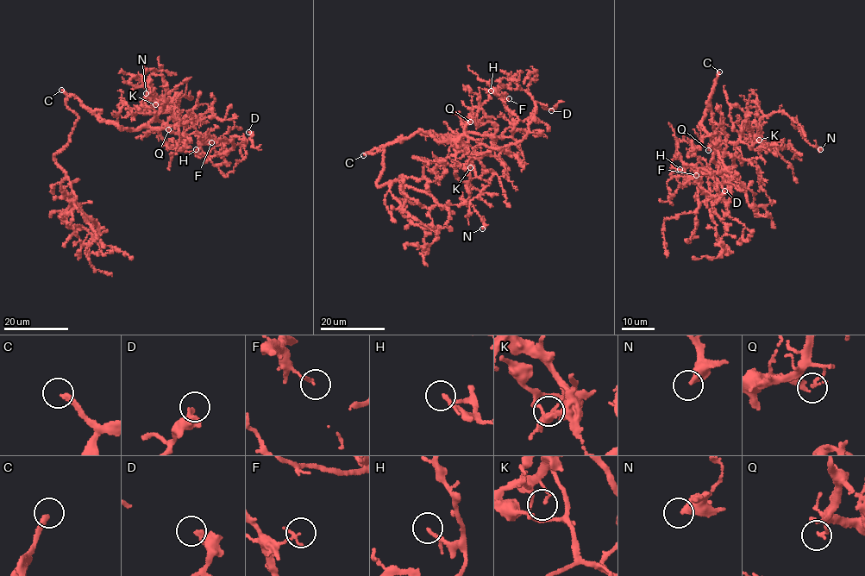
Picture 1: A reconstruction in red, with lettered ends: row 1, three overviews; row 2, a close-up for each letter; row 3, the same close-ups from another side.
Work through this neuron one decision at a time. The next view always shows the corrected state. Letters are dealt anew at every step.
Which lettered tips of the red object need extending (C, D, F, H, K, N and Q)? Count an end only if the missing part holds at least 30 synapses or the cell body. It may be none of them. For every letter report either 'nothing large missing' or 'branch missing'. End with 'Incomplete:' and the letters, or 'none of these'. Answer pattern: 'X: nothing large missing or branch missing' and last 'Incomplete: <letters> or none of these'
C: branch missing
D: nothing large missing
F: nothing large missing
H: nothing large missing
K: nothing large missing
N: nothing large missing
Q: nothing large missing
Incomplete: C

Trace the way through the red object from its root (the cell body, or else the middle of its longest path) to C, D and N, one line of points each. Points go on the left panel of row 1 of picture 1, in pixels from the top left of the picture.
C: (90, 109), (61, 90)
D: (90, 109), (119, 126), (131, 129), (155, 128), (171, 145), (212, 157), (248, 140), (251, 136), (248, 132)
N: (90, 109), (119, 126), (147, 127), (160, 108), (142, 80), (152, 69), (144, 83), (150, 90), (146, 93)

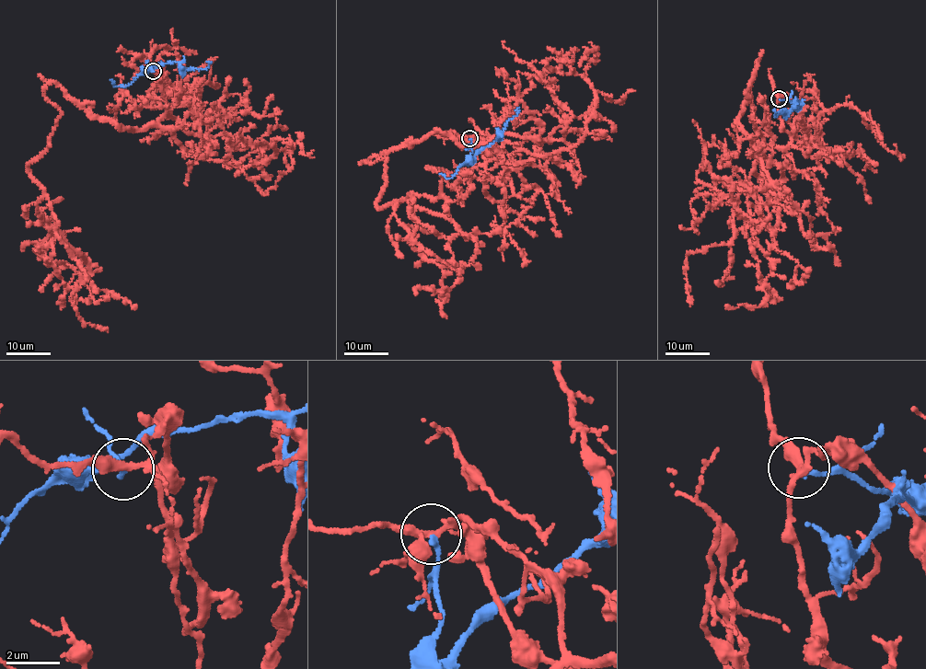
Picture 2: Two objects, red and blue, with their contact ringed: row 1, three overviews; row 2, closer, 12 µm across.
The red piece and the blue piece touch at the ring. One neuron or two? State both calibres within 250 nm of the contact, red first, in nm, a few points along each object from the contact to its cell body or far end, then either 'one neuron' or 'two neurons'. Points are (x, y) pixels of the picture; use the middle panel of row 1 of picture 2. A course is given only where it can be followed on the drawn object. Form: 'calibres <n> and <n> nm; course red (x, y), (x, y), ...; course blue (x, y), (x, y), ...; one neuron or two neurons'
calibres 240 and 170 nm; course red (470, 138), (499, 156), (434, 132), (368, 158), (376, 204), (469, 237), (504, 222), (504, 188); course blue (470, 138), (470, 157), (474, 157), (478, 151), (498, 139), (519, 107); two neurons

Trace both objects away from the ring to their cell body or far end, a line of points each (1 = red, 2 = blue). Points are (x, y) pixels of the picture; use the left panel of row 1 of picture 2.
1: (153, 70), (168, 109), (131, 131), (48, 83), (61, 116), (28, 165), (91, 282), (136, 305)
2: (153, 71), (151, 68), (146, 72), (174, 62), (184, 71), (205, 68), (212, 63)

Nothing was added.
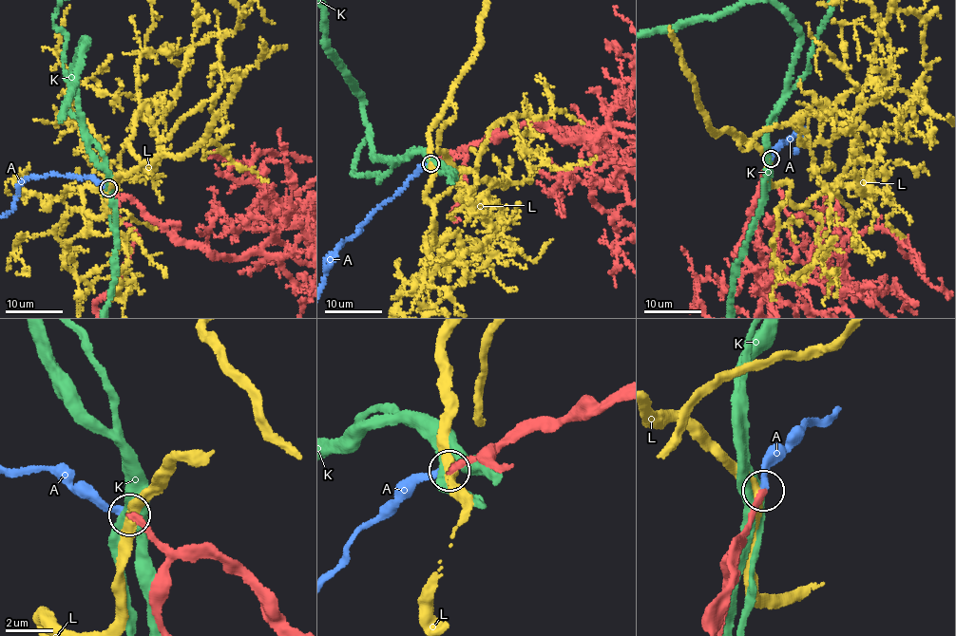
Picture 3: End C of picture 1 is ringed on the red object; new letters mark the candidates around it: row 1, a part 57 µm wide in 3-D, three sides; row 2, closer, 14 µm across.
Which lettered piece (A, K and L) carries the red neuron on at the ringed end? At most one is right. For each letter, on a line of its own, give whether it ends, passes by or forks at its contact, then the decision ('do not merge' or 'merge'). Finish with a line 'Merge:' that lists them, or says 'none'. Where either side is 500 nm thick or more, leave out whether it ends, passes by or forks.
A: it ends | merge
K: it passes by | do not merge
L: it passes by | do not merge
Merge: A

